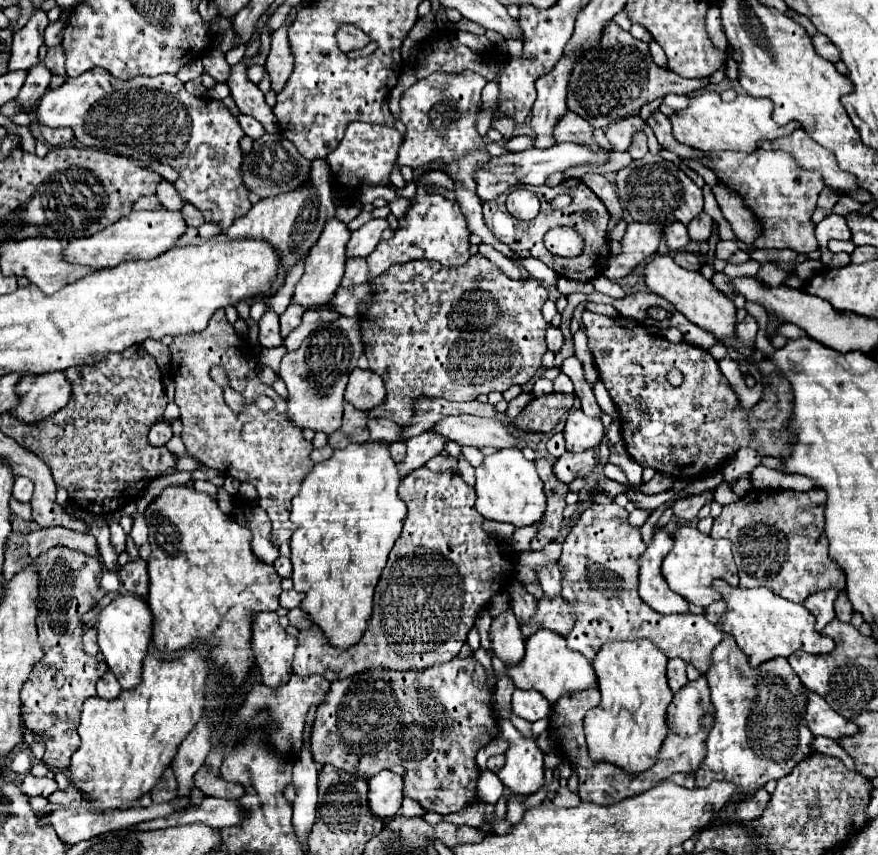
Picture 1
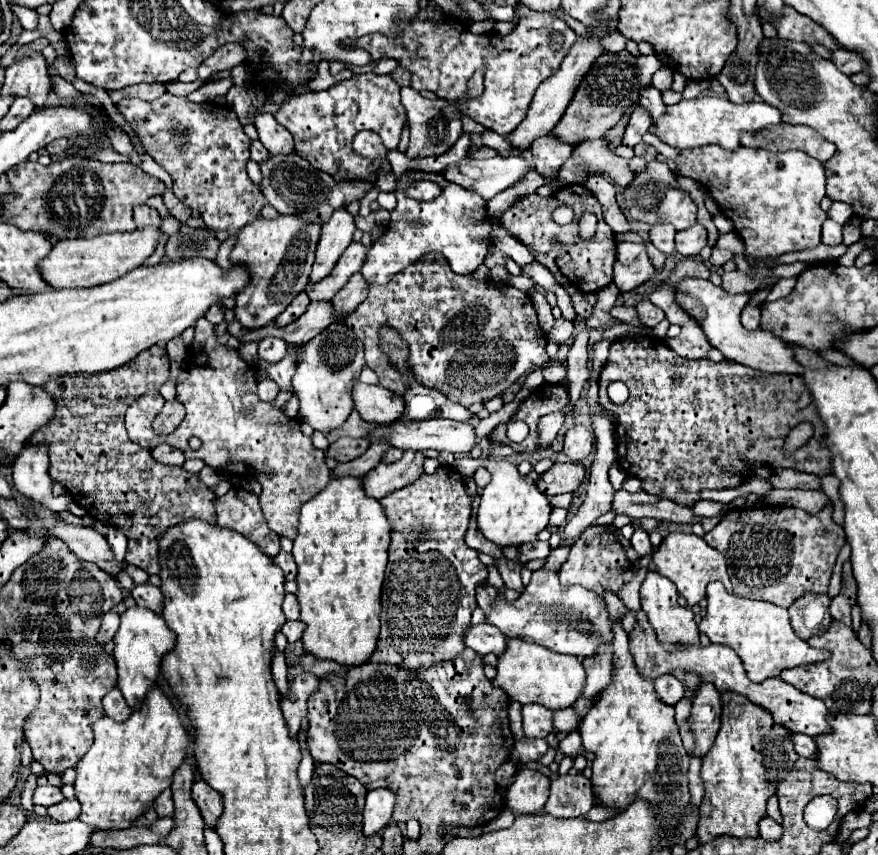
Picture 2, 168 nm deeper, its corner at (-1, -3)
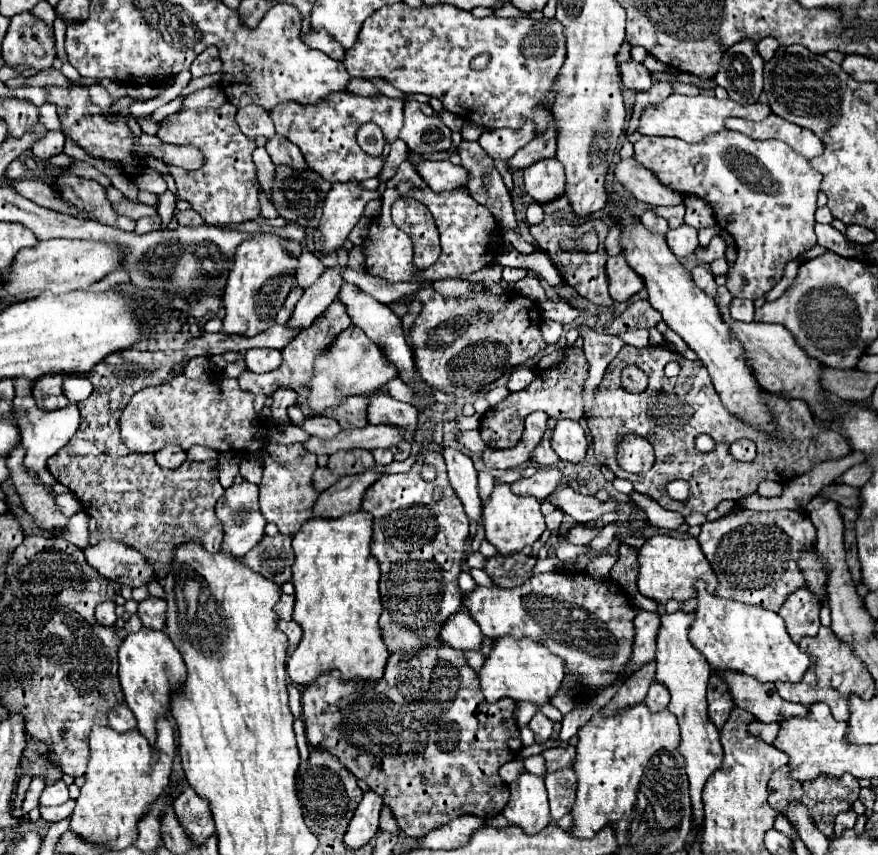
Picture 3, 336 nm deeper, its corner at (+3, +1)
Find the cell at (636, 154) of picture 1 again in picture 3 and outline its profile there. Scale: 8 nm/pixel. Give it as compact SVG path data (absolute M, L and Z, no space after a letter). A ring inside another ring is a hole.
M724 128L694 144L680 138L642 136L634 150L634 158L652 170L662 184L708 202L718 226L734 238L738 258L726 282L732 296L762 298L782 278L788 262L816 246L814 212L822 176L788 144L754 140Z

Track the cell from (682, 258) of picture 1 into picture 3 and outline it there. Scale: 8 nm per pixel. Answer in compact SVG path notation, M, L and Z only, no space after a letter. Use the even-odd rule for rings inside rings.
M696 266L696 268L692 268L692 278L694 278L694 282L696 282L696 286L698 288L702 288L706 294L710 294L710 296L716 296L716 282L714 282L714 274L712 272L708 272L704 266Z

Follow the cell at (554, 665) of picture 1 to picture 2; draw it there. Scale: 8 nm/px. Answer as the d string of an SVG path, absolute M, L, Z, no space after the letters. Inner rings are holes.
M512 638L508 642L506 652L498 658L496 670L498 674L494 678L494 684L500 686L512 700L520 704L536 702L550 710L572 706L580 698L586 684L586 670L576 656L560 654L520 638Z

